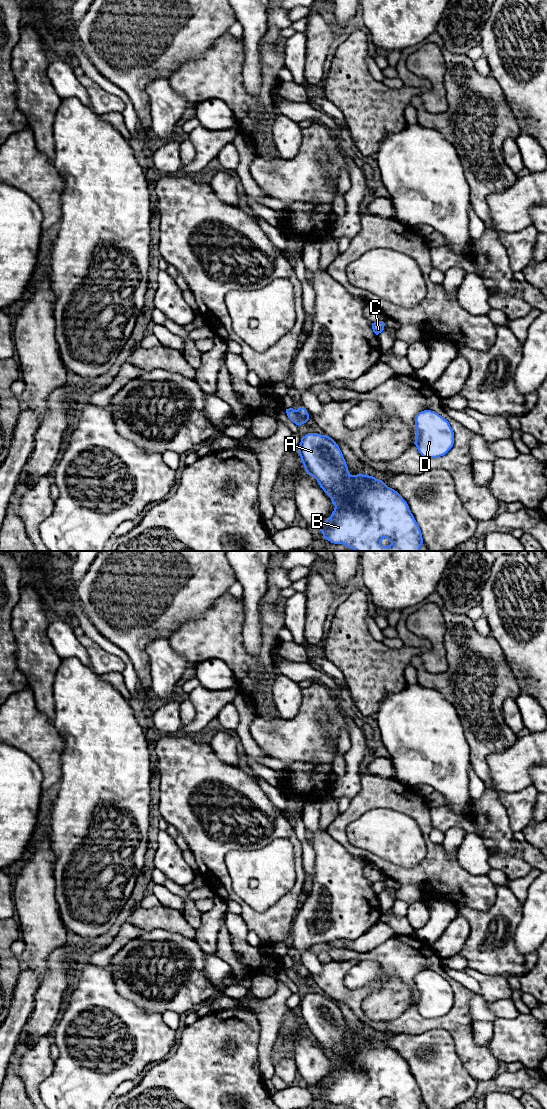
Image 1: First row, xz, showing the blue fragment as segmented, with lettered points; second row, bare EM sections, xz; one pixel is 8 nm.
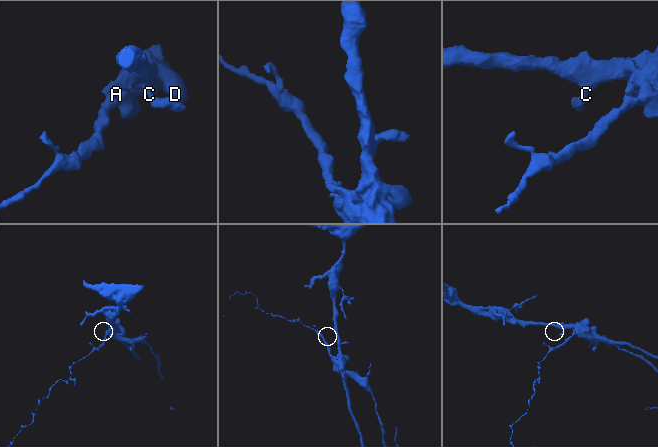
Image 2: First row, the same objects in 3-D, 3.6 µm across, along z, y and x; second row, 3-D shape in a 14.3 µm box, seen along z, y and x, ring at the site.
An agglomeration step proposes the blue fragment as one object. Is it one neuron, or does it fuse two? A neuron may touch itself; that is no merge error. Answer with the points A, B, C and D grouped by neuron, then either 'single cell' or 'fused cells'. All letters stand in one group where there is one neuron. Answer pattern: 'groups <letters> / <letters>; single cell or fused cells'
groups A / B C D; fused cells

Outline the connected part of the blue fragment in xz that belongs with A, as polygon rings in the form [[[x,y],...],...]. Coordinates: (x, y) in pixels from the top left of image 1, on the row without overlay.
[[[308,993],[301,998],[298,1012],[305,1031],[317,1040],[329,1057],[335,1057],[340,1047],[348,1041],[348,1027],[336,1002],[326,994]]]

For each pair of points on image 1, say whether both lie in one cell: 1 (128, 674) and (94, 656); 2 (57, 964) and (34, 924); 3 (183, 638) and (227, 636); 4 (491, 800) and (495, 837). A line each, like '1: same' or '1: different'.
1: different
2: different
3: same
4: same

